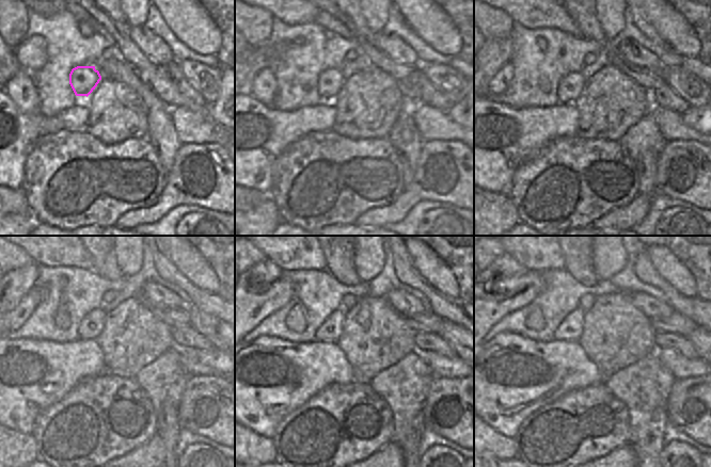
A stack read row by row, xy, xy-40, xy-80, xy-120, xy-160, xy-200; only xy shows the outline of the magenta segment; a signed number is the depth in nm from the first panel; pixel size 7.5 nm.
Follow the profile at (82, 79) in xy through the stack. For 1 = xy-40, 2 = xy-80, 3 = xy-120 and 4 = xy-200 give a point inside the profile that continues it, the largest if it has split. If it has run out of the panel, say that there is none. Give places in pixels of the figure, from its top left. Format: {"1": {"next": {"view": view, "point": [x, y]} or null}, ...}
{"1": {"next": {"view": "xy-40", "point": [330, 82]}}, "2": {"next": {"view": "xy-80", "point": [569, 87]}}, "3": {"next": {"view": "xy-120", "point": [92, 324]}}, "4": {"next": {"view": "xy-200", "point": [570, 329]}}}

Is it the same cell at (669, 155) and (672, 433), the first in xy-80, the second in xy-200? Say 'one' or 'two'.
two

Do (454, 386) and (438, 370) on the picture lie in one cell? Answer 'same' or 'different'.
different

